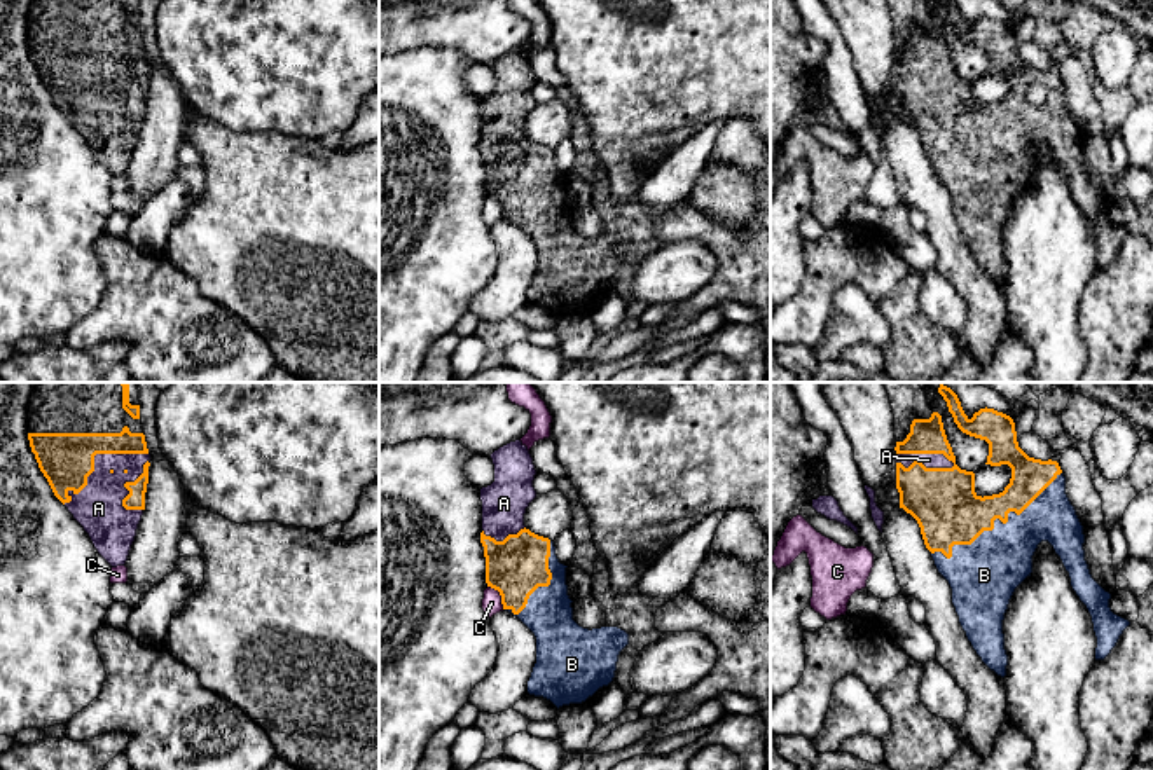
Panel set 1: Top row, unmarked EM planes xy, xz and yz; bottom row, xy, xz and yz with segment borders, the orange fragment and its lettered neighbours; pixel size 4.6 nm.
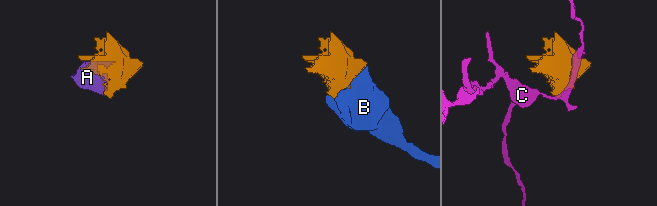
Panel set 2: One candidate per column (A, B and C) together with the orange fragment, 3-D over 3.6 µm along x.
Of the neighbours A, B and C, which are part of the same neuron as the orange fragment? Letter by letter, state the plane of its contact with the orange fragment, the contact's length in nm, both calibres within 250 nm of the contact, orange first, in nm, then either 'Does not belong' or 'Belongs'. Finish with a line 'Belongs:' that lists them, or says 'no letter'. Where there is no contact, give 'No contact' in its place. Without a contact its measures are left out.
A: Touches orange in xy. Shared border 460 nm. Thickness 240 nm (orange) against 220 nm. Belongs
B: Touches orange in yz. Shared border 700 nm. Thickness 300 nm (orange) against 320 nm. Belongs
C: Touches orange in xz. Shared border 130 nm. Thickness 280 nm (orange) against 90 nm. Does not belong
Belongs: A, B

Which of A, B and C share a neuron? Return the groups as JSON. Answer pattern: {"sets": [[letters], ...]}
{"sets": [["A", "B"], ["C"]]}

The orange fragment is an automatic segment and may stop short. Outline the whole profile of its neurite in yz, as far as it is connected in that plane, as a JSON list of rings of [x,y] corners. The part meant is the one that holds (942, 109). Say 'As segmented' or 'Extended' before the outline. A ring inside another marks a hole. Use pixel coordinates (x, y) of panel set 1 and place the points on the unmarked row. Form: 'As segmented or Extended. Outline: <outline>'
Extended. Outline: [[[954,0],[938,2],[947,10],[957,37],[989,52],[985,73],[1011,77],[1010,93],[1003,101],[978,105],[975,82],[956,73],[938,21],[933,21],[929,28],[914,28],[907,47],[896,51],[894,56],[900,117],[917,129],[938,182],[952,197],[952,213],[973,258],[991,279],[1001,286],[1006,285],[1005,222],[1015,197],[1032,182],[1032,164],[1038,154],[1048,150],[1069,182],[1073,199],[1092,225],[1097,246],[1095,269],[1104,269],[1130,230],[1111,220],[1111,203],[1090,183],[1083,159],[1083,134],[1066,103],[1066,86],[1059,72],[1029,66],[1018,56],[1015,31],[1010,24],[985,16],[970,28]]]

